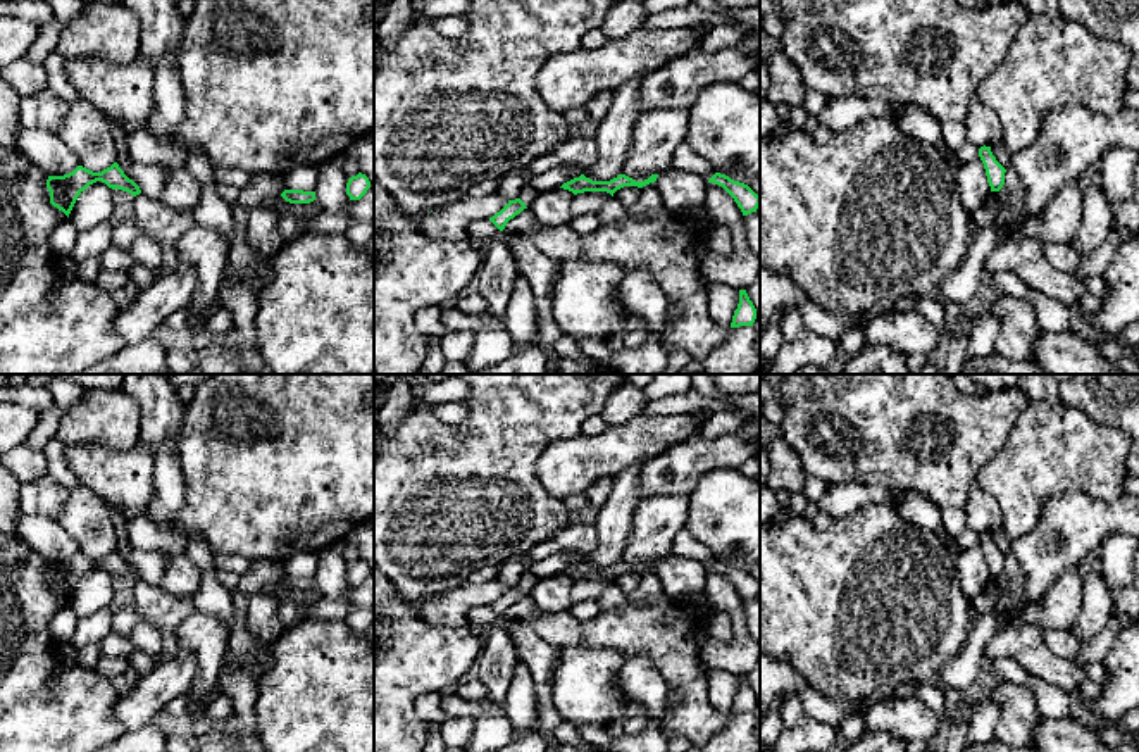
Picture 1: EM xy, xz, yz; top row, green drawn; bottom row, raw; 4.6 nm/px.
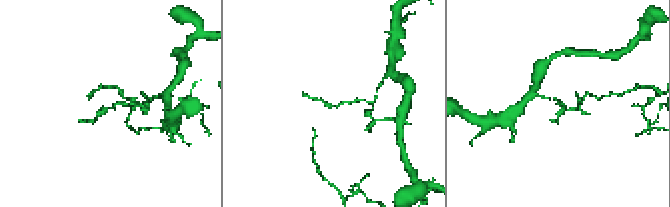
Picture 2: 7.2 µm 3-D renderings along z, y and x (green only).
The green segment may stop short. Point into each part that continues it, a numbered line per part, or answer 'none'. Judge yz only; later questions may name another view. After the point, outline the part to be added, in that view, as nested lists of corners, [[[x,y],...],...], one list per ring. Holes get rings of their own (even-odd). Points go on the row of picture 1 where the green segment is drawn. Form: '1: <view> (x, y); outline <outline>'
none

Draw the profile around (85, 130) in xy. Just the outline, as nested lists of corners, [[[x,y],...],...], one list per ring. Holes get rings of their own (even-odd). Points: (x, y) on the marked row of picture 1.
[[[86,100],[71,102],[55,133],[78,155],[79,166],[93,172],[102,172],[117,162],[107,119]]]

